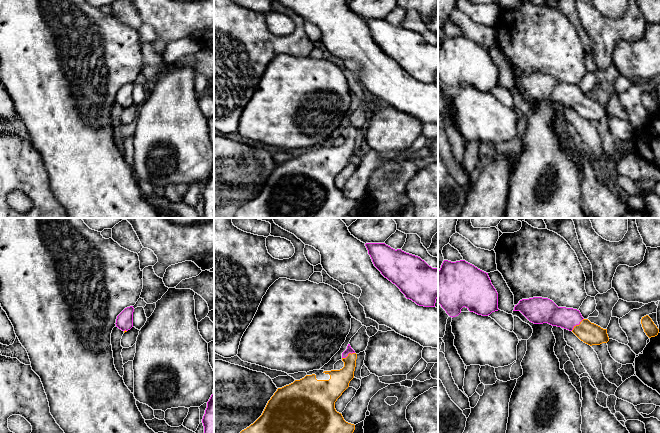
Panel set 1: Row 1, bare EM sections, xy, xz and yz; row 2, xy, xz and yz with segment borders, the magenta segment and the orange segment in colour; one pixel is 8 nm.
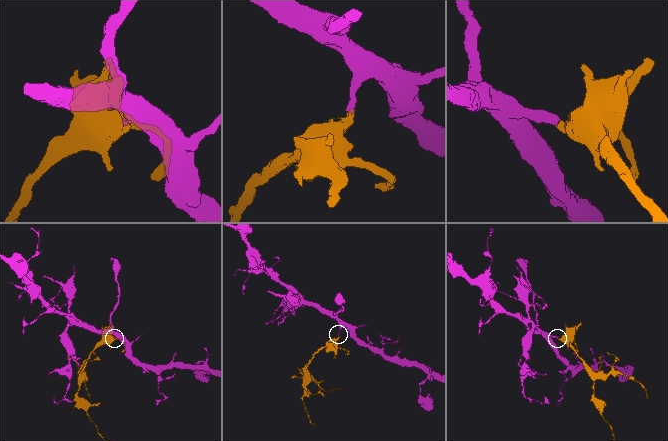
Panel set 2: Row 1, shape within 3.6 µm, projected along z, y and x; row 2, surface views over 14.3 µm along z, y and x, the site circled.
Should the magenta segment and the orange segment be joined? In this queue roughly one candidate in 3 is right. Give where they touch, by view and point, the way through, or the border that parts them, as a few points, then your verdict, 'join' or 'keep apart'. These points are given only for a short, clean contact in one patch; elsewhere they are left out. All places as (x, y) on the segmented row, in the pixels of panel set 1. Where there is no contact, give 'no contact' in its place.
meets magenta in yz at (577, 324); runs through yz (549, 312), (577, 324), (590, 333); join

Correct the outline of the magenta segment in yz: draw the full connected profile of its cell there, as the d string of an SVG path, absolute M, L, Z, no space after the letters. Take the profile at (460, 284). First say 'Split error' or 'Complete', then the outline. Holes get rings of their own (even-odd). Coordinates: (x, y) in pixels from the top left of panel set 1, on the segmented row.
Complete. M465 260L443 261L438 271L438 303L452 318L463 307L482 316L499 310L498 293L488 273Z

